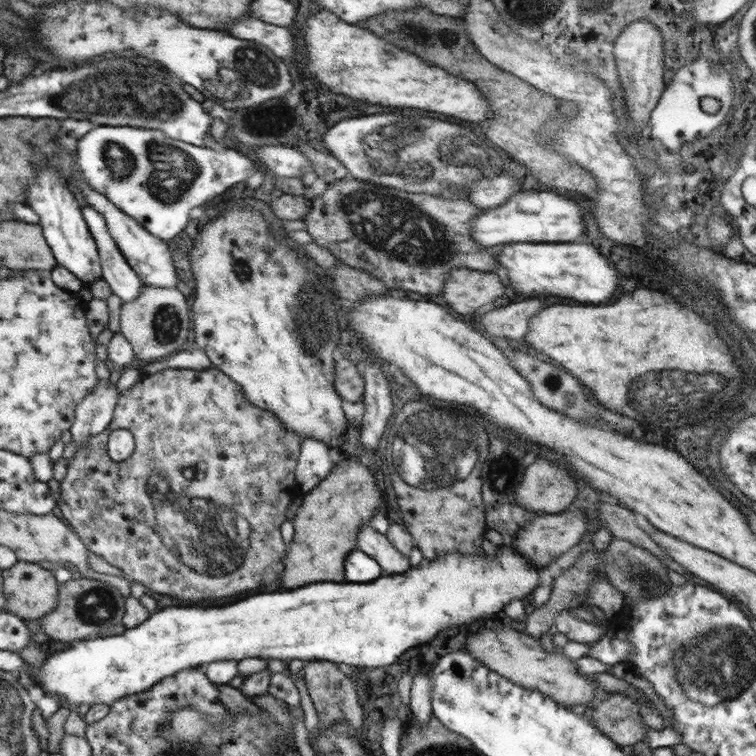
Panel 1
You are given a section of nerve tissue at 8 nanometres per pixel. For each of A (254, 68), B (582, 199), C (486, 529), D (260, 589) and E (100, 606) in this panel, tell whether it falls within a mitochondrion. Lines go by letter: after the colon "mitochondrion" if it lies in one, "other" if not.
A: mitochondrion
B: other
C: other
D: other
E: mitochondrion

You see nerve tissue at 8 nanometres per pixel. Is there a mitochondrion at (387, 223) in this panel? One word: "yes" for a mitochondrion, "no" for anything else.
yes

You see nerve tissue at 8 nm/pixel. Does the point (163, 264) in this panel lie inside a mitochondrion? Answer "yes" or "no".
no

